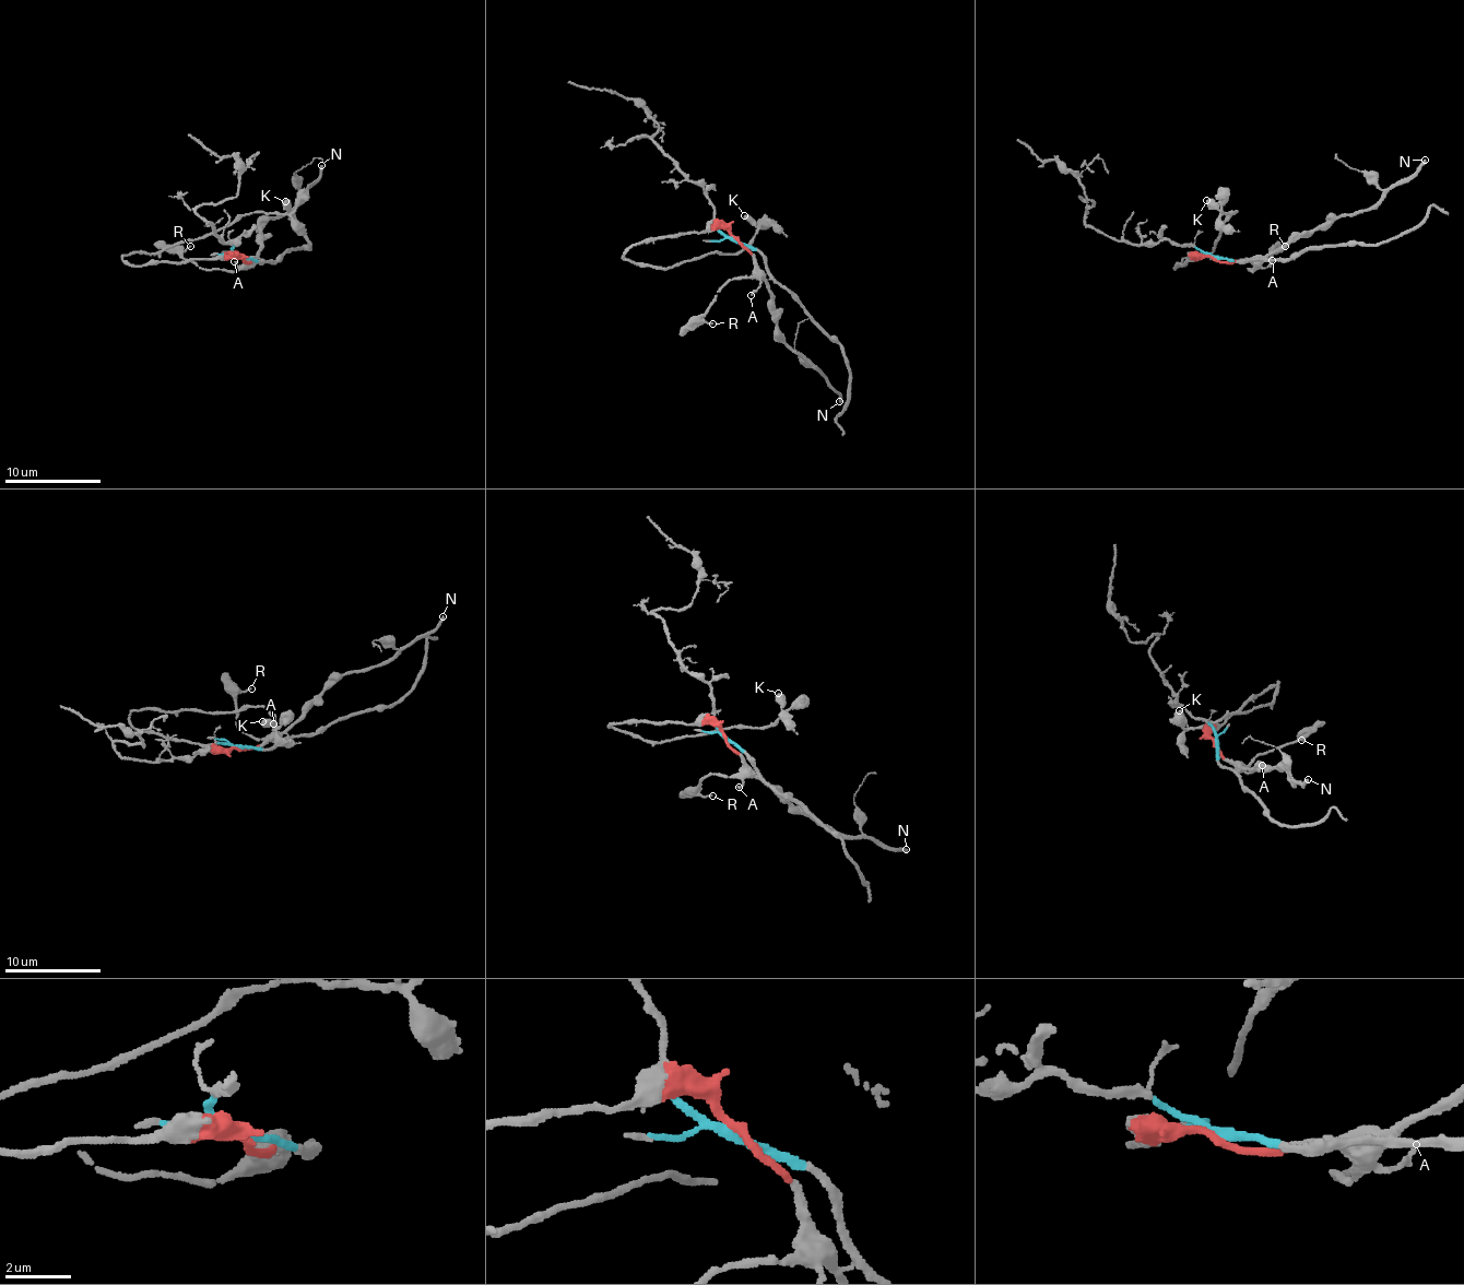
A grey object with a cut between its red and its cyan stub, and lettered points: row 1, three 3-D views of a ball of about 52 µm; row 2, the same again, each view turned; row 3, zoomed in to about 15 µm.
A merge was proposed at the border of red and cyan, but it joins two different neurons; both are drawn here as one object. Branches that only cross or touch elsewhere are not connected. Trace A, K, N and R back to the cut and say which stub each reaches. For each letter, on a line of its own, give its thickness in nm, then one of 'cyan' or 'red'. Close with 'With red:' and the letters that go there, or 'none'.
A: 160 nm | red
K: 550 nm | red
N: 240 nm | red
R: 120 nm | red
With red: A, K, N, R

